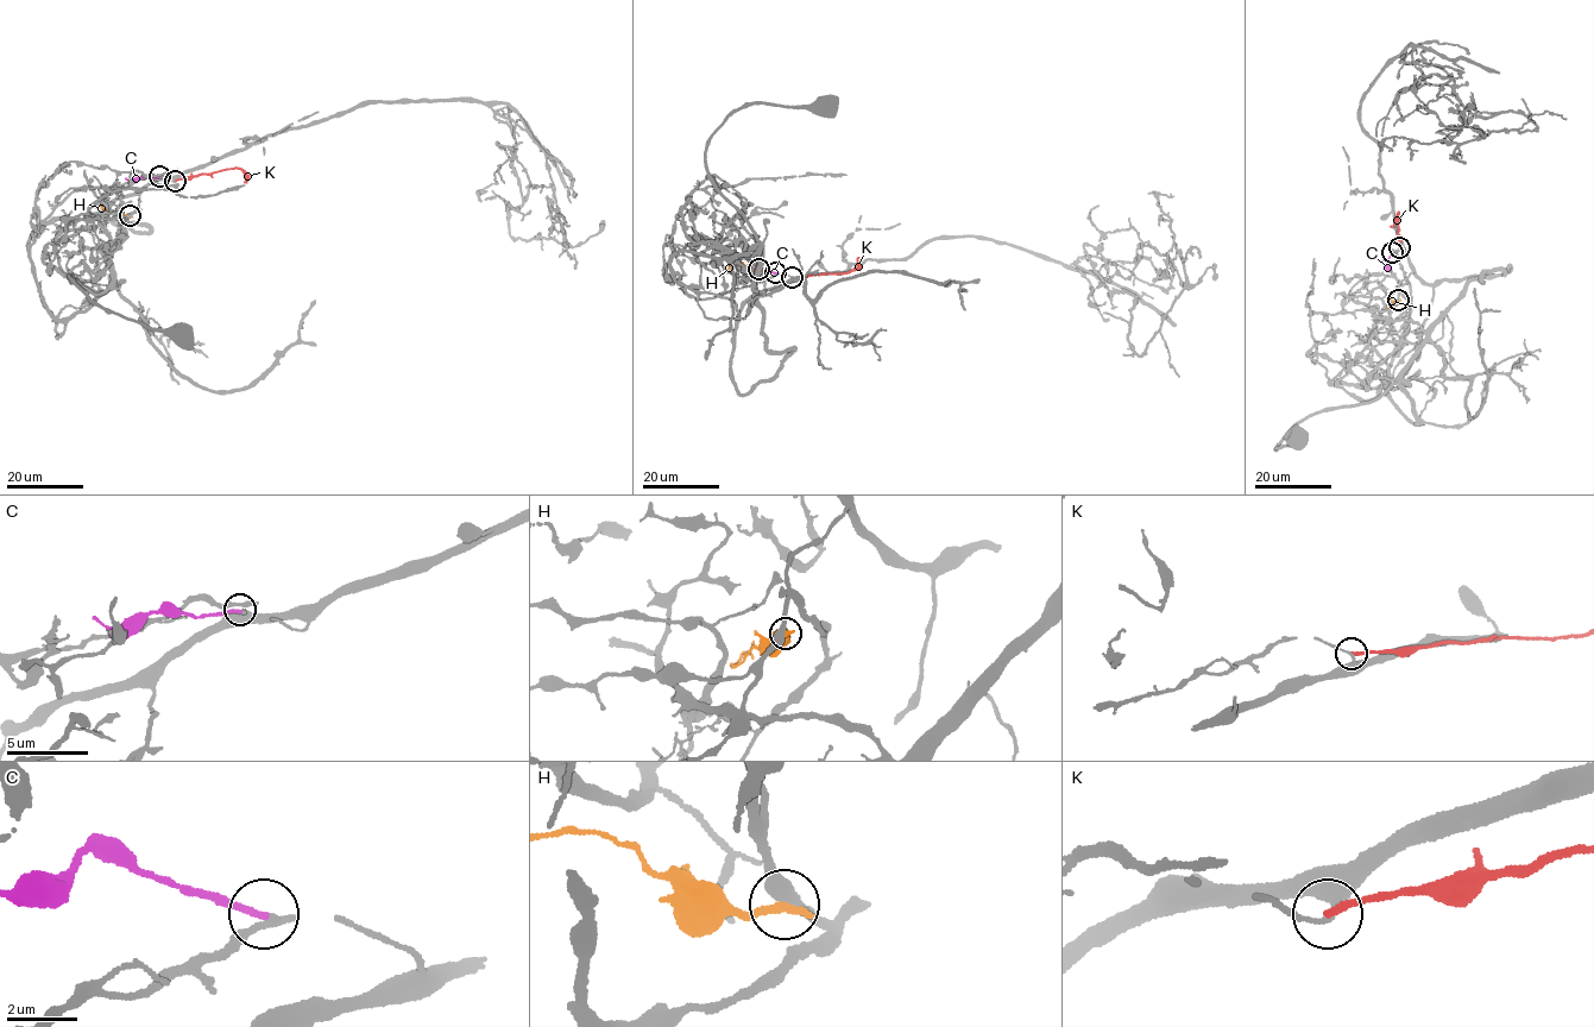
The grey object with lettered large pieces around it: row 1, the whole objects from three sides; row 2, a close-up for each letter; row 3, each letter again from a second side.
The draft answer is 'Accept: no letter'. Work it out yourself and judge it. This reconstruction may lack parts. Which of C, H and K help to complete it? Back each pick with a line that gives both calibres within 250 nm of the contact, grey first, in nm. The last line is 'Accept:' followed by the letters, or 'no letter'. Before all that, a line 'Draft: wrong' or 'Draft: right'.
Draft: wrong
C: Thickness 160 nm (grey) against 180 nm
Accept: C

